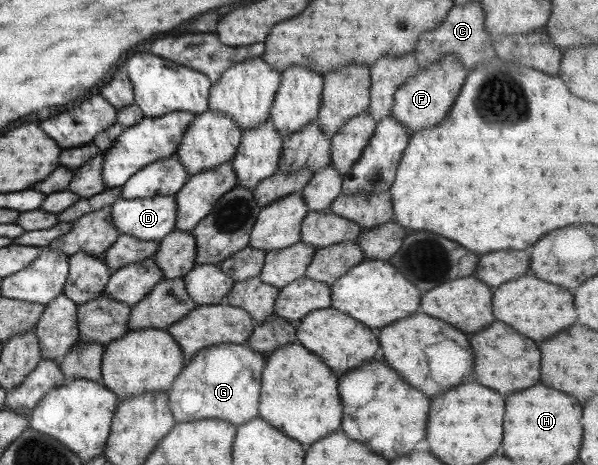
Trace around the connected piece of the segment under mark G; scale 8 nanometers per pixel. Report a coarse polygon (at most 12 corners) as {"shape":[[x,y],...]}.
{"shape":[[205,347],[167,391],[175,423],[258,418],[266,360]]}

